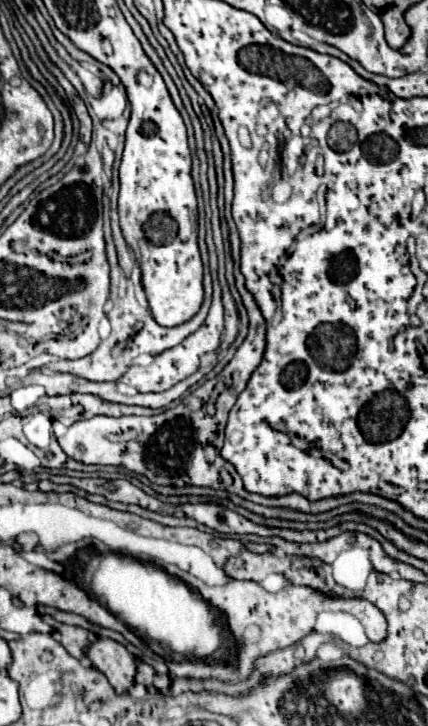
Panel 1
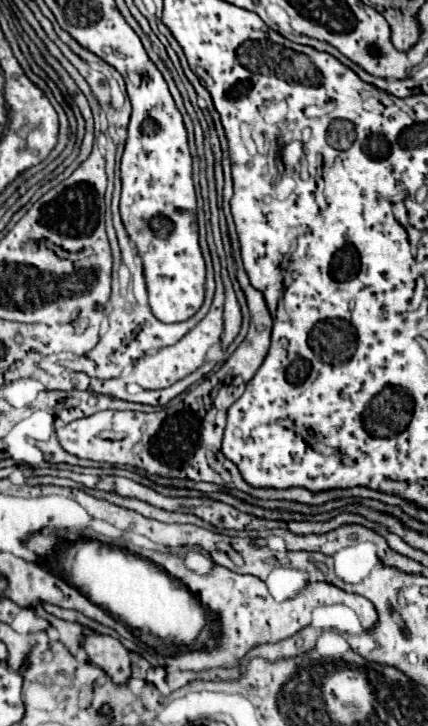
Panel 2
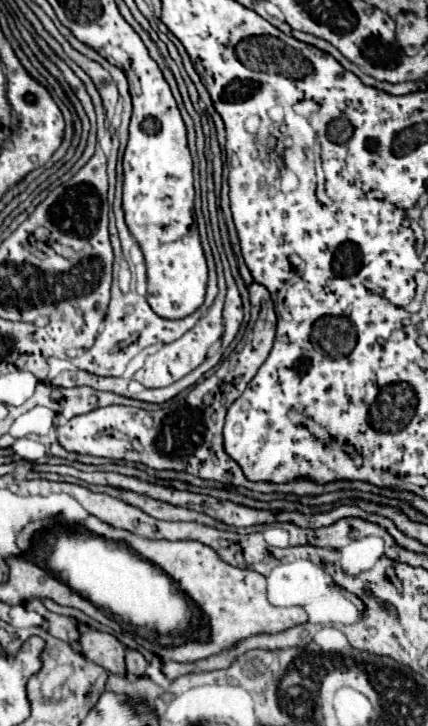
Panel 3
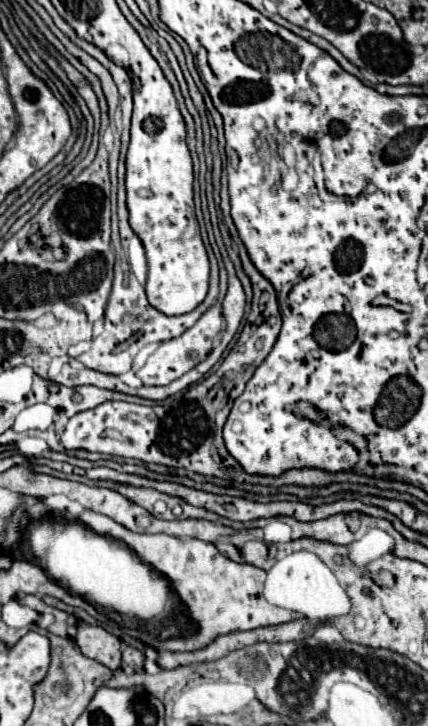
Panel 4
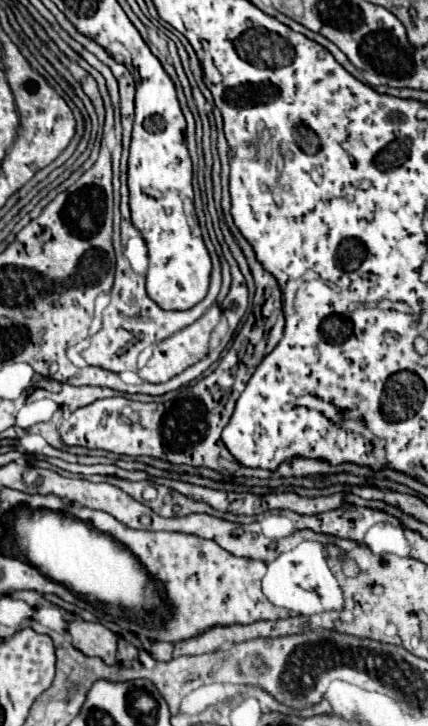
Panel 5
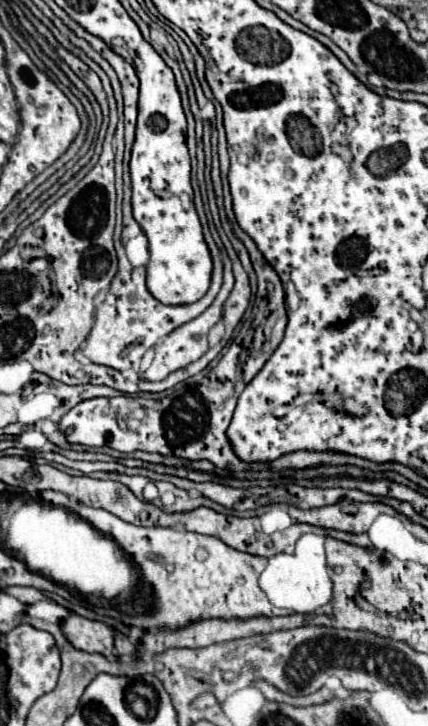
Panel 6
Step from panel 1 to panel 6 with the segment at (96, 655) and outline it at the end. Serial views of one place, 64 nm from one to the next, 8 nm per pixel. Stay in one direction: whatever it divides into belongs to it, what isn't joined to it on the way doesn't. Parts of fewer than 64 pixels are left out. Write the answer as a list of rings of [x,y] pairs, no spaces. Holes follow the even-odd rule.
[[[70,612],[70,616],[60,622],[60,628],[66,640],[78,650],[98,652],[108,658],[114,654],[114,632],[104,622],[88,620],[80,614]]]

